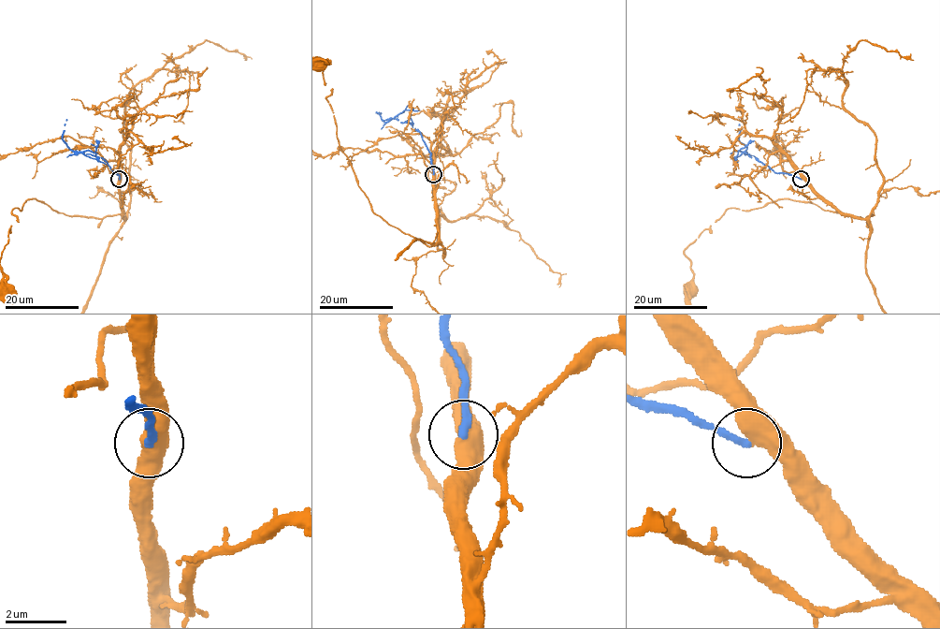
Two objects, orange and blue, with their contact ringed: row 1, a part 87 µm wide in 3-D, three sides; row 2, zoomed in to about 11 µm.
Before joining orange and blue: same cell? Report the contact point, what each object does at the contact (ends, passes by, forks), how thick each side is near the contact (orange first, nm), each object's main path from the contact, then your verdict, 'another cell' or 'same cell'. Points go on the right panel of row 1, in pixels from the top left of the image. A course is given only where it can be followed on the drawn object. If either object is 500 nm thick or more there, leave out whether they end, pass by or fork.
at (801, 179); orange passes by; blue ends there; 480 nm thick on the orange side, 240 nm on the other; orange runs (802, 179), (841, 212), (873, 215), (846, 216), (786, 199), (748, 211), (730, 208), (684, 251), (693, 289); blue runs (802, 179), (772, 170), (745, 152), (746, 147), (739, 139), (739, 119); another cell

